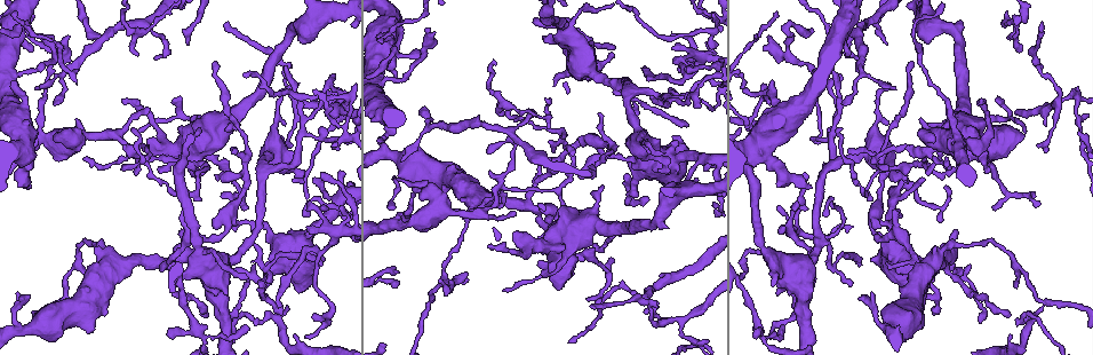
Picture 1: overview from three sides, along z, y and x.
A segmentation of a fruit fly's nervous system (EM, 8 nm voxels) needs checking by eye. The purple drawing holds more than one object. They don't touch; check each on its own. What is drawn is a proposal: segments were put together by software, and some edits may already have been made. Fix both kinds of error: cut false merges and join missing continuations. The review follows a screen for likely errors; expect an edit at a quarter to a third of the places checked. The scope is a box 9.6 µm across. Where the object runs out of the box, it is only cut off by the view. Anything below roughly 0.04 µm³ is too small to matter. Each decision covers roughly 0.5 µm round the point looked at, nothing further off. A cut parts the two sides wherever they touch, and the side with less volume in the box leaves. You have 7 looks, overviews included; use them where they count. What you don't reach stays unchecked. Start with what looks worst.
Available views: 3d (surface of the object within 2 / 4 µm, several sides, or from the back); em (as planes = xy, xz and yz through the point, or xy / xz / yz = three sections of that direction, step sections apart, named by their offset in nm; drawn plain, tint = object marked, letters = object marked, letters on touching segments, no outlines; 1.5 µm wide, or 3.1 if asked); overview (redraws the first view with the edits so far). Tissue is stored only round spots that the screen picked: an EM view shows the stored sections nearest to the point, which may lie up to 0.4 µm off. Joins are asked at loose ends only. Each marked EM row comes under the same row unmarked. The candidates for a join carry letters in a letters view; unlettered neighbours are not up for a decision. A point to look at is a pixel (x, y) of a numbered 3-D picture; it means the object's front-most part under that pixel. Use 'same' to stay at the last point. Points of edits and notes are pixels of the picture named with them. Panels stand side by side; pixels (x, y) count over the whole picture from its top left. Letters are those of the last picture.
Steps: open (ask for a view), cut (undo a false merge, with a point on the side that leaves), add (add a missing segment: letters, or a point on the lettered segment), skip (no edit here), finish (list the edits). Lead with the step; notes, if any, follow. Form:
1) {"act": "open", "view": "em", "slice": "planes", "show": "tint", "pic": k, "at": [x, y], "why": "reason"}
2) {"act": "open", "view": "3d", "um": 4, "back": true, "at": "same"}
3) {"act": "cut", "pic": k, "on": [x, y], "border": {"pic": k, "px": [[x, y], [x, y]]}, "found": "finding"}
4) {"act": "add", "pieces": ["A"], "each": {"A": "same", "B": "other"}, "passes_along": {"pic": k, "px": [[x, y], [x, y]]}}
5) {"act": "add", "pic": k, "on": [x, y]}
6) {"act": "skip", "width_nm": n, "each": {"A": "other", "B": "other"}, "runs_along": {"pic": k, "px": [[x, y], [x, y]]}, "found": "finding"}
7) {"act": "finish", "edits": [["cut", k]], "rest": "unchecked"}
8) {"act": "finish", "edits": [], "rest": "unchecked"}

{"act": "open", "view": "em", "slice": "planes", "show": "letters", "pic": 1, "at": [1014, 288], "why": "free end"}

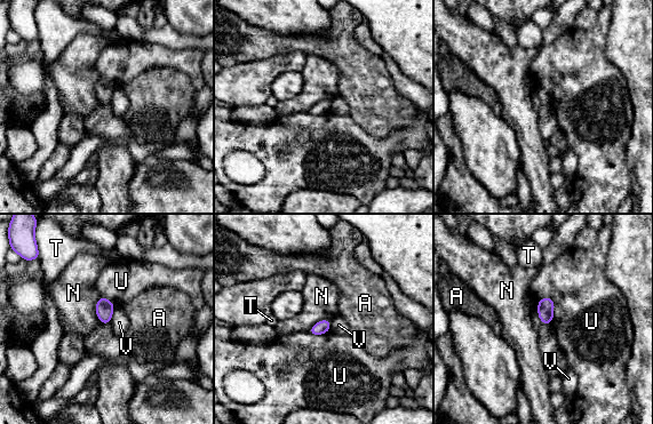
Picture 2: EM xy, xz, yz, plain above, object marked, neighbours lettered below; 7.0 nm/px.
{"act": "skip", "each": {"A": "other", "N": "other", "T": "other", "U": "other", "V": "other"}, "found": "none of them fits"}

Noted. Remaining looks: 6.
{"act": "open", "view": "3d", "um": 4, "pic": 1, "at": [597, 246], "why": "end of a long branch"}

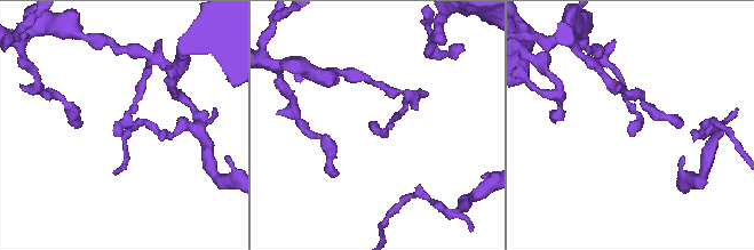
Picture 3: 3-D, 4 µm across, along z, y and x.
{"act": "open", "view": "em", "slice": "planes", "show": "letters", "pic": 3, "at": [629, 135], "why": "shape alone is not enough"}

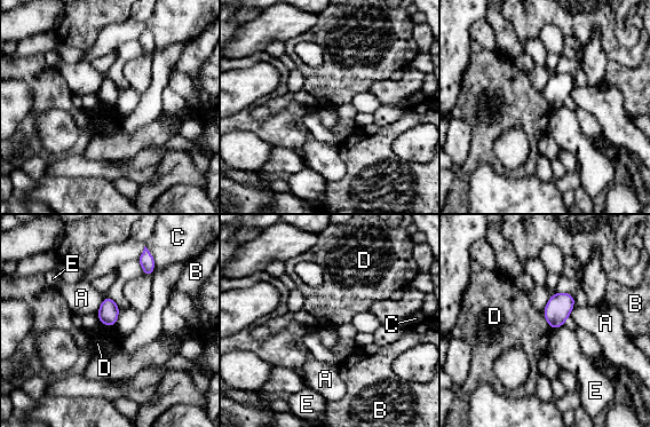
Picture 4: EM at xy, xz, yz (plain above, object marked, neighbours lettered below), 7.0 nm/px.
{"act": "skip", "width_nm": 140, "each": {"A": "other", "B": "other", "C": "other", "D": "other", "E": "other"}, "border": {"pic": 4, "px": [[543, 313], [552, 329]]}, "found": "no lettered segment goes on from it"}

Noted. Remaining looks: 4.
{"act": "open", "view": "3d", "um": 4, "back": true, "pic": 1, "at": [568, 33], "why": "calibre changes"}

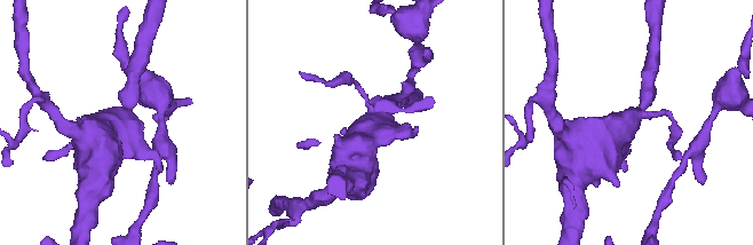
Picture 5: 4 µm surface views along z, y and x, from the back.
{"act": "open", "view": "em", "um": 3.1, "slice": "yz", "step": 8, "show": "tint", "pic": 5, "at": [375, 121], "why": "shape alone is not enough"}

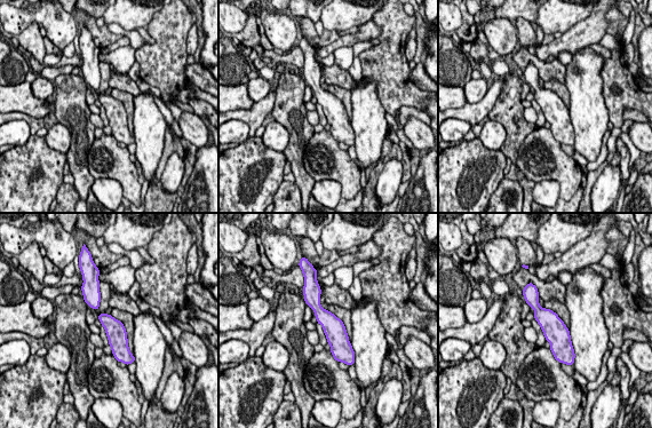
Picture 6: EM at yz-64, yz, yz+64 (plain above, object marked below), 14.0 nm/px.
{"act": "open", "view": "em", "um": 3.1, "slice": "yz", "step": 8, "show": "letters", "at": "same"}

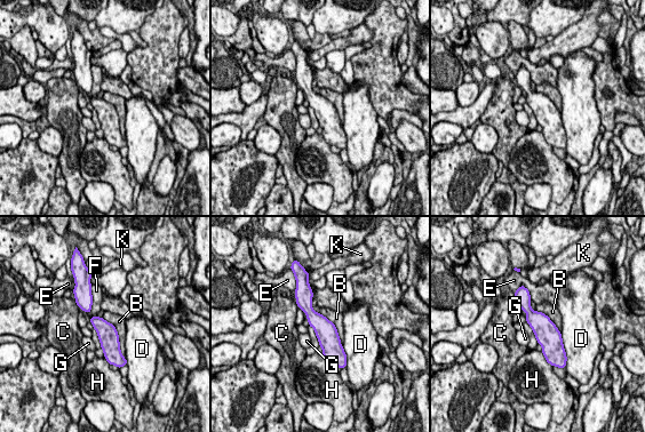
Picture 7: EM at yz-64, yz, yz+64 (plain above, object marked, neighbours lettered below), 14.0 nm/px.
{"act": "skip", "width_nm": 280, "each": {"B": "other", "C": "other", "D": "other", "E": "other", "F": "other", "G": "other", "H": "other", "K": "other"}, "runs_along": {"pic": 7, "px": [[526, 297], [549, 357]]}, "found": "continuous, no second cell"}

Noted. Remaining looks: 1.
{"act": "finish", "edits": [], "rest": "unchecked"}

